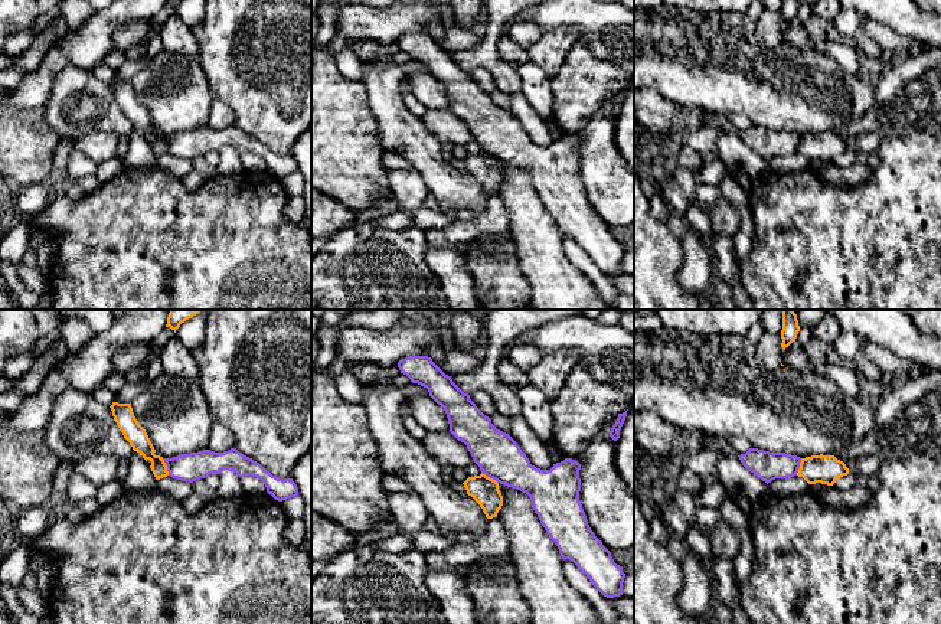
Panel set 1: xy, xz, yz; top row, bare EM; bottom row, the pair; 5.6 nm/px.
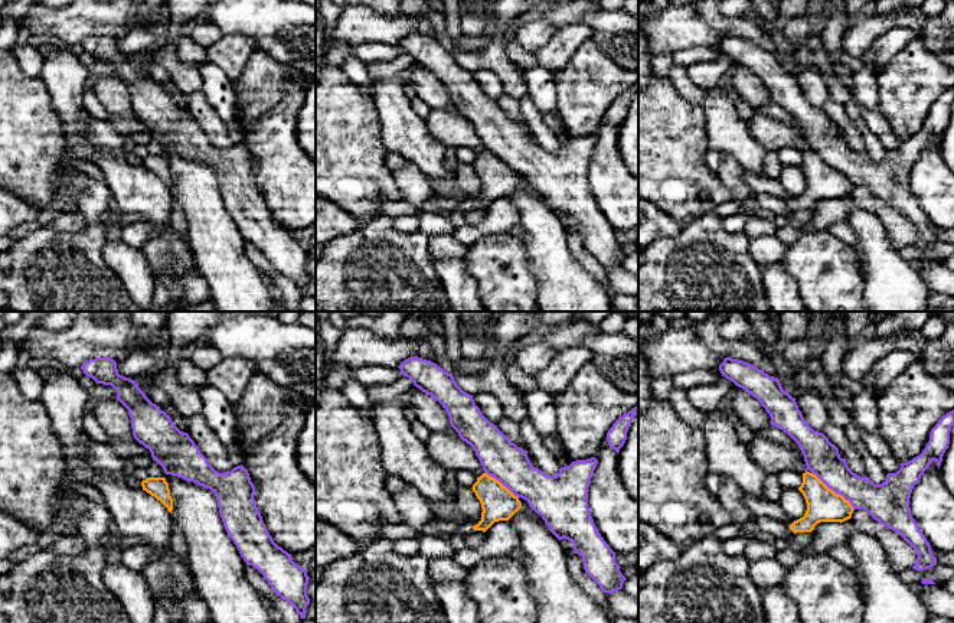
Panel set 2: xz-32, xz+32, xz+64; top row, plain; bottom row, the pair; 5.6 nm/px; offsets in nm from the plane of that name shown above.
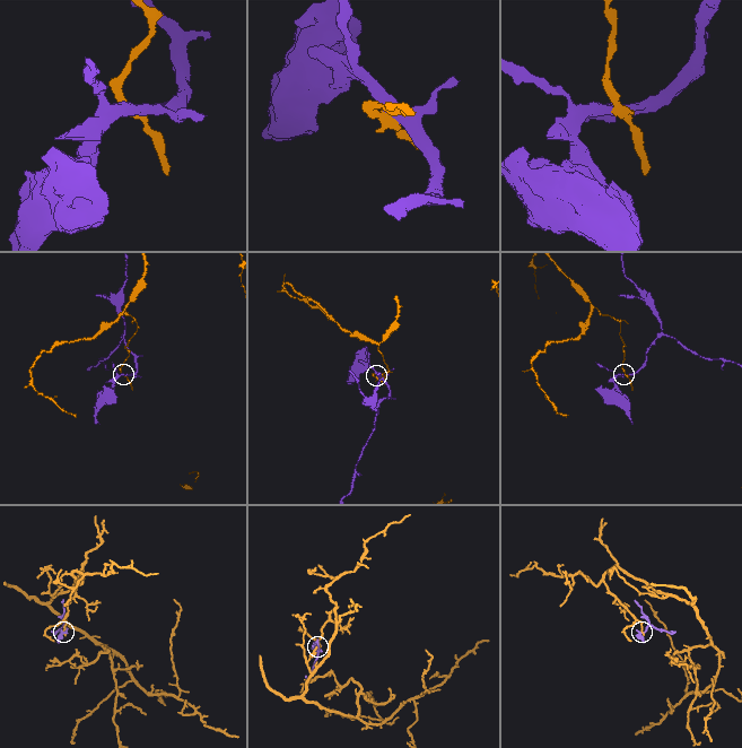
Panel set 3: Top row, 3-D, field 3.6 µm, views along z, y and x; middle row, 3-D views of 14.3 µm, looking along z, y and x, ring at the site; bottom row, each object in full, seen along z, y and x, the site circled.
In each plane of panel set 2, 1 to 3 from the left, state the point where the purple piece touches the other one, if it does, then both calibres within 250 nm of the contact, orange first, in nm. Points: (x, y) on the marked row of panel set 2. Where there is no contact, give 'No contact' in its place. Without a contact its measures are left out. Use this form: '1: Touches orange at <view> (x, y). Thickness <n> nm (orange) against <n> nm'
1: No contact
2: Touches orange at xz+32 (500, 483). Thickness 190 nm (orange) against 220 nm
3: Touches orange at xz+64 (833, 492). Thickness 190 nm (orange) against 200 nm

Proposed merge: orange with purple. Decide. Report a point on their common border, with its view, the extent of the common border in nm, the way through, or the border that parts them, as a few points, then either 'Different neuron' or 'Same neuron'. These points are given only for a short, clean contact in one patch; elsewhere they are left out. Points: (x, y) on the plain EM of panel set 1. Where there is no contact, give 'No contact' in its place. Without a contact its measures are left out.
Touches orange at xy (166, 144). Shared border 100 nm. Boundary: xy (162, 136), (169, 152). Different neuron

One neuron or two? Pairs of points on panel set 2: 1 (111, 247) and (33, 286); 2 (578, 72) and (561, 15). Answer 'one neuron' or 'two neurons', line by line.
1: two neurons
2: two neurons

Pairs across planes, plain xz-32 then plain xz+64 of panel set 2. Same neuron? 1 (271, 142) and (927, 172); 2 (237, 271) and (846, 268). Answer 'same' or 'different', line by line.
1: same
2: different

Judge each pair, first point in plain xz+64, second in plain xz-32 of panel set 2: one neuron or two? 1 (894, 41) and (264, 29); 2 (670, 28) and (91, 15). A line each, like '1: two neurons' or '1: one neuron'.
1: two neurons
2: one neuron

